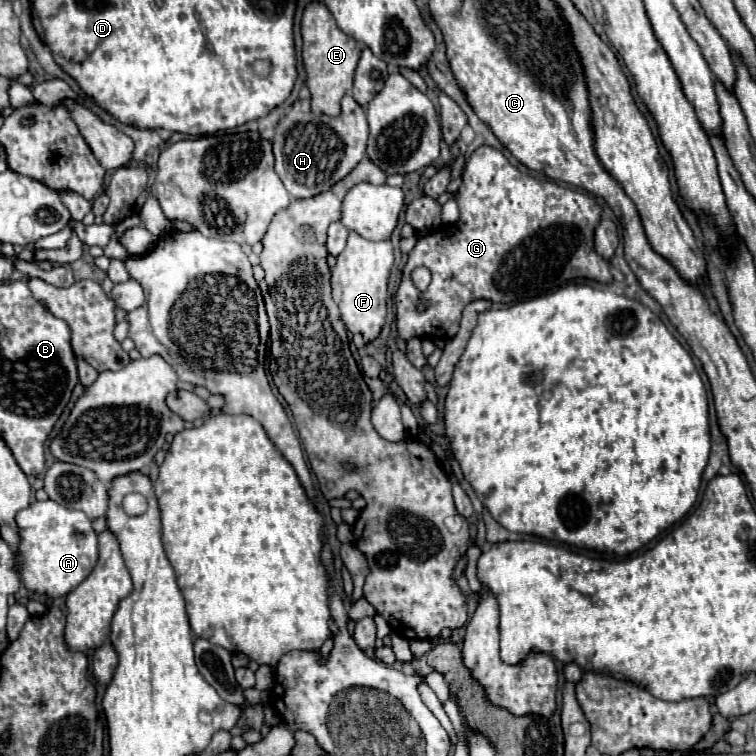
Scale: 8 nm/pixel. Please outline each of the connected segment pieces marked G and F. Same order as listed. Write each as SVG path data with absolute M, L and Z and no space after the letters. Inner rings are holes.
M477 147L463 173L463 183L455 197L459 205L459 221L453 225L439 227L417 241L411 249L407 265L403 269L403 279L395 293L397 307L397 333L401 339L411 337L429 337L429 339L451 339L459 331L459 319L465 305L475 299L489 299L493 303L517 303L531 297L539 297L551 291L557 291L561 285L573 279L593 279L599 283L611 283L609 263L597 255L593 247L593 233L599 225L601 207L593 197L559 187L549 179L535 179L527 173L521 173L513 167L507 157L489 147ZM415 267L427 267L433 275L429 287L425 291L415 289L411 281L411 271ZM415 299L423 299L427 303L425 311L415 309Z
M349 233L347 247L331 269L333 301L339 305L341 319L351 333L361 333L365 341L377 339L387 317L387 279L393 265L391 241L369 241L357 233Z

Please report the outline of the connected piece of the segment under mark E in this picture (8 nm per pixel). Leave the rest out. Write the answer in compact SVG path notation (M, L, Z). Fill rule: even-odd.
M311 3L305 7L303 21L301 21L301 35L303 35L303 65L307 71L307 87L311 91L311 111L323 113L329 117L337 117L341 113L341 99L353 87L353 75L359 61L359 43L345 35L331 11L323 3Z

